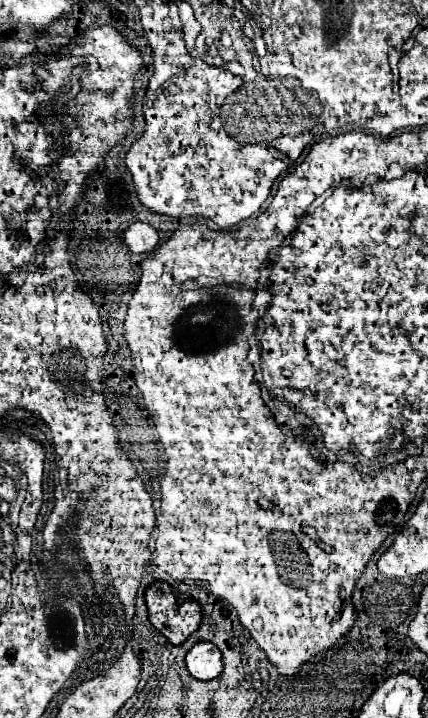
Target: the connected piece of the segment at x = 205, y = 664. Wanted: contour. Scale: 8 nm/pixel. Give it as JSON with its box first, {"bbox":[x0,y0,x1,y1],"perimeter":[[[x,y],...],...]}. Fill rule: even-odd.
{"bbox":[185,643,223,681],"perimeter":[[[195,643],[193,649],[185,657],[187,669],[195,679],[201,681],[211,681],[221,677],[223,673],[223,661],[221,661],[221,651],[213,643]]]}

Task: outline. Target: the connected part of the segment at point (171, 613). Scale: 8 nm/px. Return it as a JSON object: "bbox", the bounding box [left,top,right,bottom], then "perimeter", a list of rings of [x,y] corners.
{"bbox":[145,583,201,645],"perimeter":[[[155,583],[145,593],[149,621],[157,631],[161,631],[171,645],[181,645],[191,633],[199,629],[201,607],[197,601],[187,599],[179,605],[173,589],[161,589],[161,583]]]}

